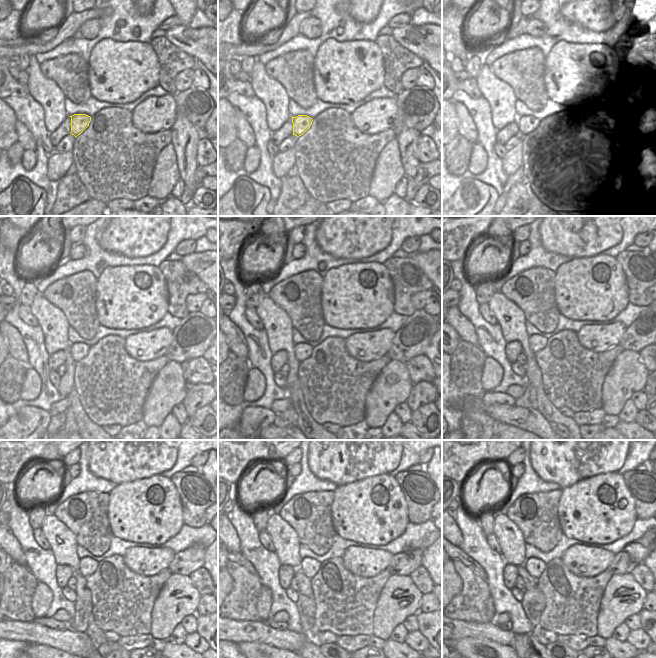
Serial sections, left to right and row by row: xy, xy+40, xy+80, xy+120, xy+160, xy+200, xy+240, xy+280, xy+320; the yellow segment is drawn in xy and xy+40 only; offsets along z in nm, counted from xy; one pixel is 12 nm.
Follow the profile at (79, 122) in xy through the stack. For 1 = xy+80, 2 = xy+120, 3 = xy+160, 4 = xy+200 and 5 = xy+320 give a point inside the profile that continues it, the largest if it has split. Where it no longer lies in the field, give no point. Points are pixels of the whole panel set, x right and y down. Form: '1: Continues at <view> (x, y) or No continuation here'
1: Continues at xy+80 (527, 124)
2: Continues at xy+120 (78, 351)
3: Continues at xy+160 (303, 351)
4: Continues at xy+200 (536, 342)
5: Continues at xy+320 (535, 567)

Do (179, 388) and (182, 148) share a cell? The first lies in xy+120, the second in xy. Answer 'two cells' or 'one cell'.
two cells

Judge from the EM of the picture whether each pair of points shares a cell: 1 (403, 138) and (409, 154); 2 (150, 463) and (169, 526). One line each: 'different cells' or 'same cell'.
1: same cell
2: different cells

